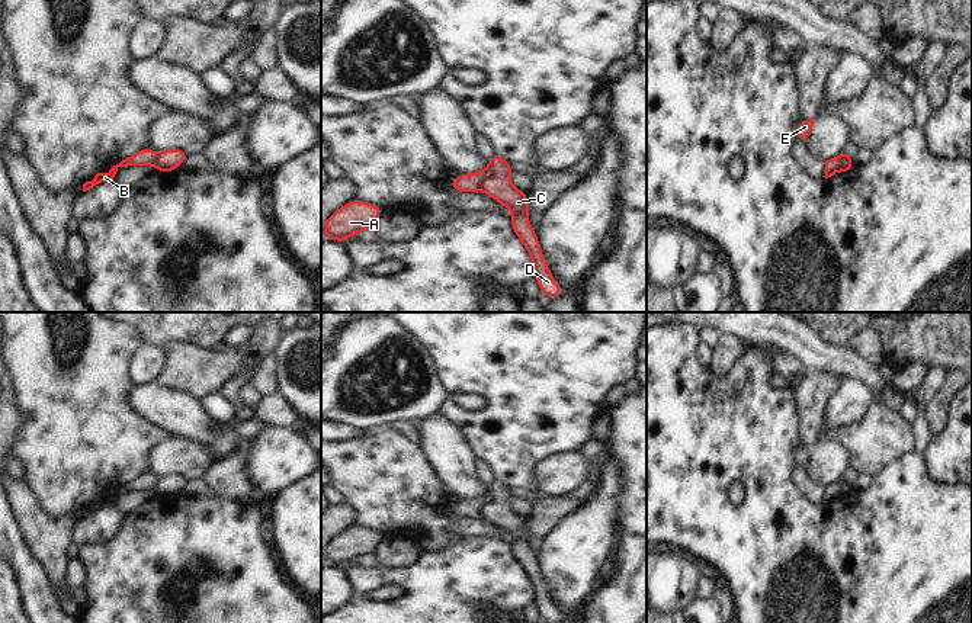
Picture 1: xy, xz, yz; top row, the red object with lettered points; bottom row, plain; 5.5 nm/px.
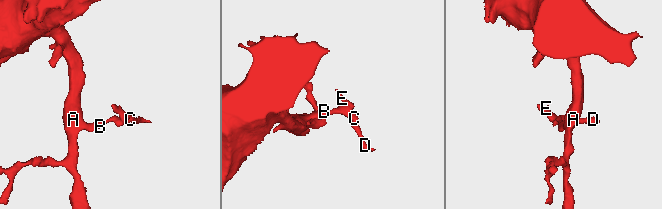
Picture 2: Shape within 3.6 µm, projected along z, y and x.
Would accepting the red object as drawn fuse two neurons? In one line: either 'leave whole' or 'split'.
split

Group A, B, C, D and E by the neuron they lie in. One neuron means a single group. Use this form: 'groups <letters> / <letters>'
groups A B / C D E

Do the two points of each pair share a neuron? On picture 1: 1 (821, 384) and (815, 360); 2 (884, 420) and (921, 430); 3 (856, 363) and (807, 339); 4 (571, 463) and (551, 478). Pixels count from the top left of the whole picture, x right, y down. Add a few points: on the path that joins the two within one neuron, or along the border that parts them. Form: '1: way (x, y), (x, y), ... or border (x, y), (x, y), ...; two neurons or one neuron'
1: border (810, 371), (827, 369), (843, 379); two neurons
2: border (911, 424), (914, 450); two neurons
3: way (844, 362), (827, 357), (818, 350); one neuron
4: way (567, 468), (555, 477); one neuron

